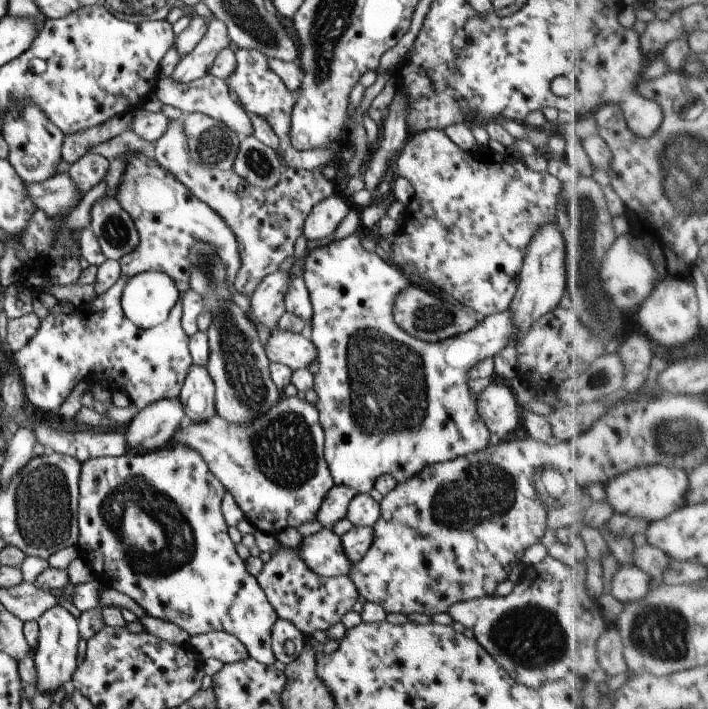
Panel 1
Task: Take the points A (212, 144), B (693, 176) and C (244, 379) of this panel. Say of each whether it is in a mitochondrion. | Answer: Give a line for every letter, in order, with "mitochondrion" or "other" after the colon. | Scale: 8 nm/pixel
A: mitochondrion
B: mitochondrion
C: mitochondrion

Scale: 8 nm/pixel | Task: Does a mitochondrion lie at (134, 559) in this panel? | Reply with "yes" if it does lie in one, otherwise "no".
no

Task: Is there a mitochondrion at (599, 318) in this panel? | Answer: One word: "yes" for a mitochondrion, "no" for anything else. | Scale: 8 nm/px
yes

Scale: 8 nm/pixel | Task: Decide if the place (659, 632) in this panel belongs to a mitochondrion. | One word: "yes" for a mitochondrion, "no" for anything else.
yes

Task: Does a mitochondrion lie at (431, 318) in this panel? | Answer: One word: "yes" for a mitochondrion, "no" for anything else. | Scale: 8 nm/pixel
yes

